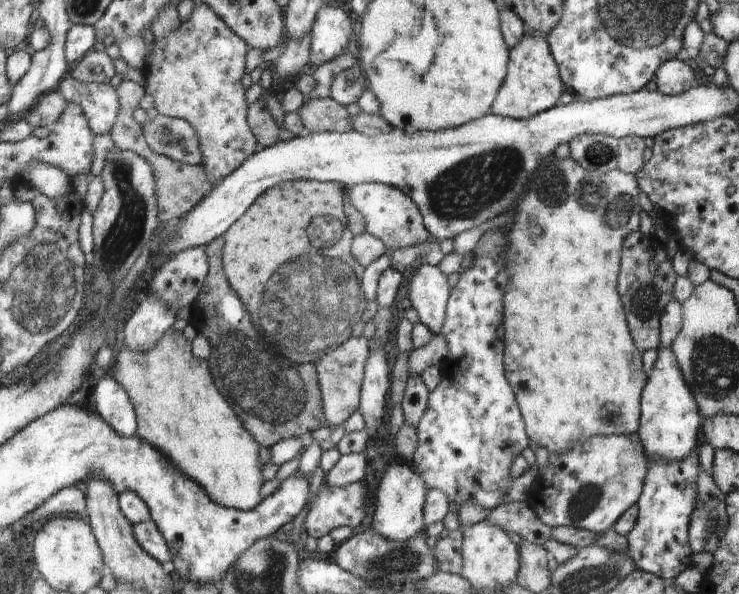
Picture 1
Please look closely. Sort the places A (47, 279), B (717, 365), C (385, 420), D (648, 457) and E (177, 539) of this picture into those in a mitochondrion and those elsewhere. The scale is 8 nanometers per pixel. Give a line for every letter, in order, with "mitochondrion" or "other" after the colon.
A: mitochondrion
B: mitochondrion
C: other
D: other
E: other

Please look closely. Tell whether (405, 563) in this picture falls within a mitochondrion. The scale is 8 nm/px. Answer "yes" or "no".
yes

